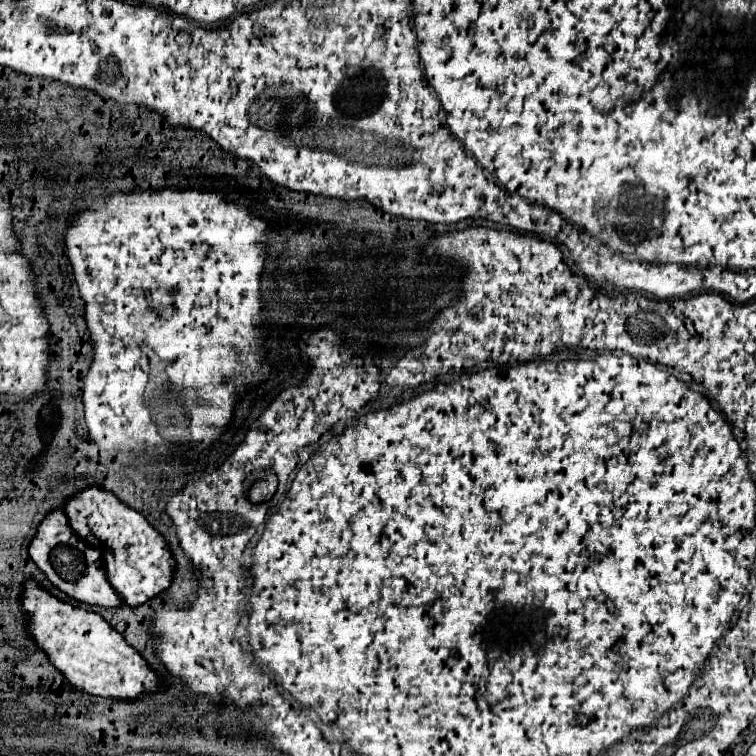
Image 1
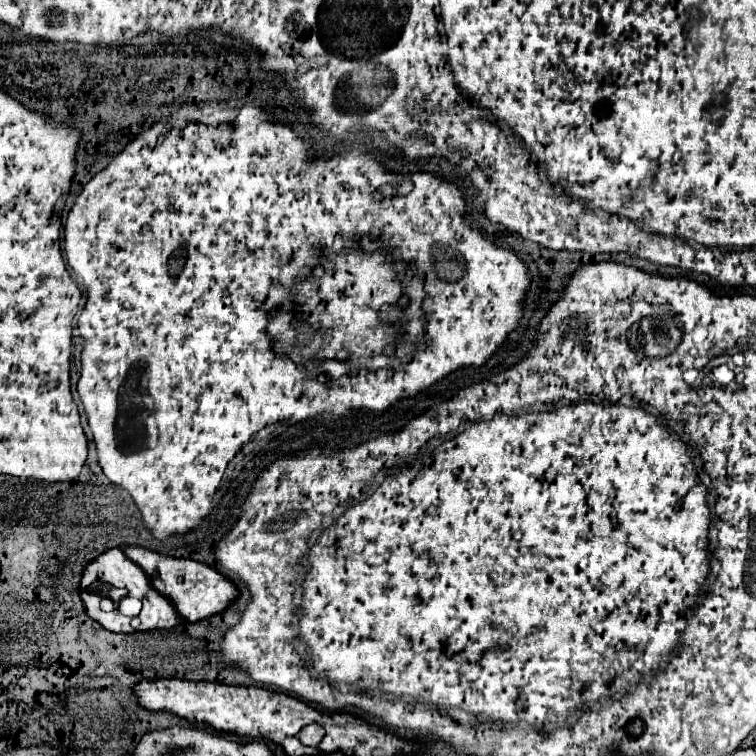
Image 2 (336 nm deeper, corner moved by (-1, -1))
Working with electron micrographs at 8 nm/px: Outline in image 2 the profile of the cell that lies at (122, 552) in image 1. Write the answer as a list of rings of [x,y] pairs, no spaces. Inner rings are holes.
[[[125,547],[123,551],[133,563],[137,563],[147,573],[151,585],[175,603],[179,615],[187,621],[201,621],[211,615],[223,613],[239,597],[239,591],[225,575],[221,575],[217,569],[207,567],[203,563],[197,563],[191,559],[165,557],[165,555],[147,551],[143,547]]]

